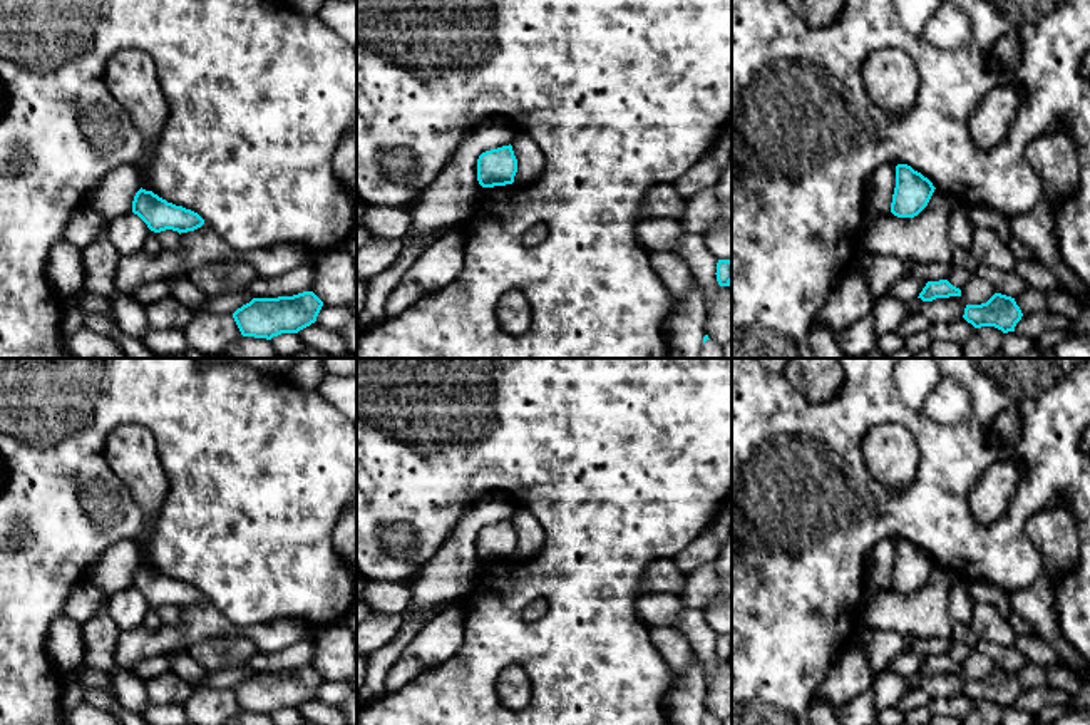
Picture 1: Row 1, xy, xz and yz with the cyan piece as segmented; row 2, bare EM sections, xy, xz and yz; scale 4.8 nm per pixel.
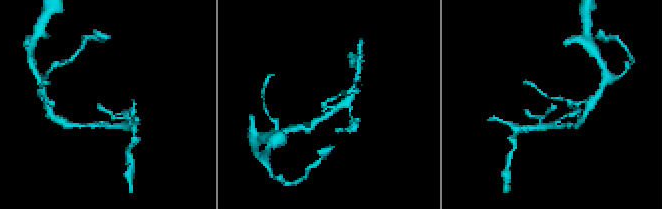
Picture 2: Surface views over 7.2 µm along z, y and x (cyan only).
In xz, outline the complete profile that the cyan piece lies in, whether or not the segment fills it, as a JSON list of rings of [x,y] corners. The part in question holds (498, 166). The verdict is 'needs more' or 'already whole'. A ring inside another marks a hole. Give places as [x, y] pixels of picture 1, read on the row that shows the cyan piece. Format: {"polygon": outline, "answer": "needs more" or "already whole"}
{"polygon": [[[511,144],[486,151],[477,159],[477,181],[482,188],[512,184],[516,172],[517,159]]], "answer": "already whole"}

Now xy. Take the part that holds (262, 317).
{"polygon": [[[313,291],[293,296],[253,298],[233,313],[243,337],[271,340],[298,333],[316,321],[323,301]]], "answer": "already whole"}

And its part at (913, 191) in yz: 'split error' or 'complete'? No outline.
complete

